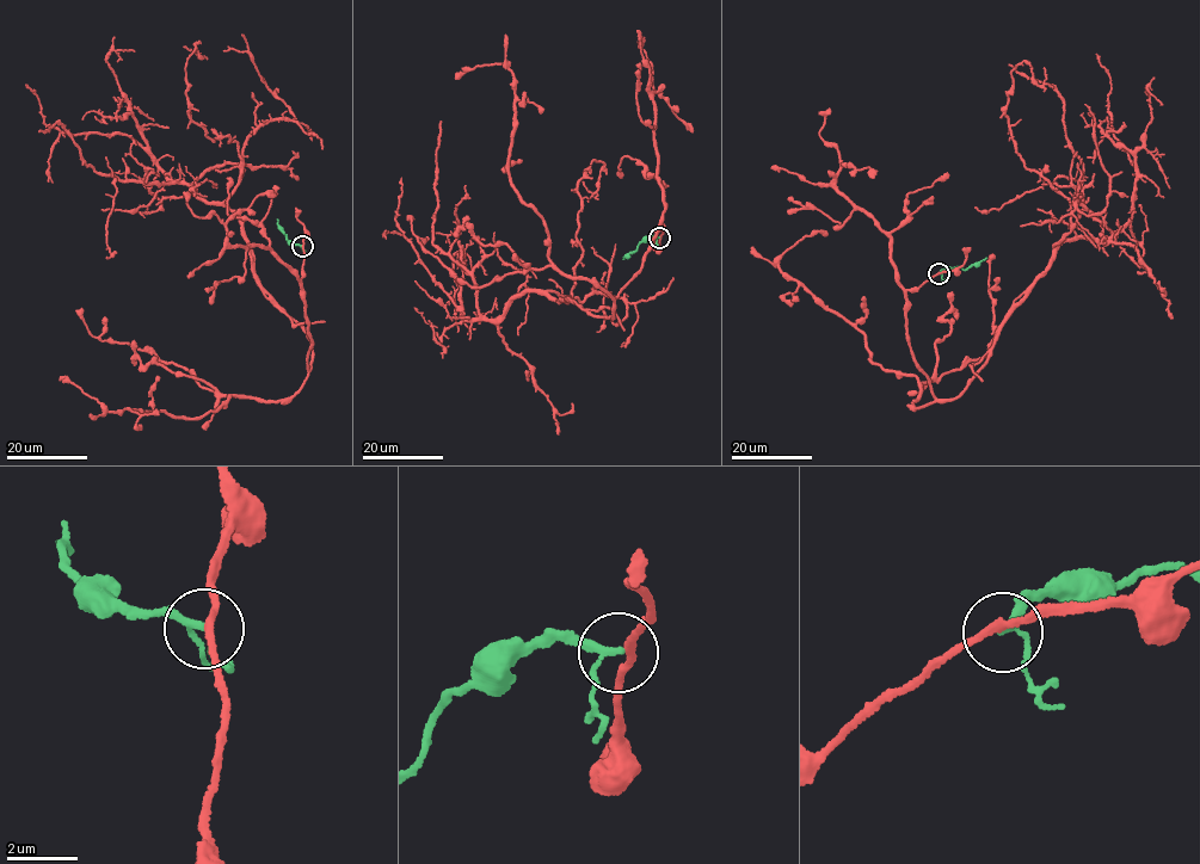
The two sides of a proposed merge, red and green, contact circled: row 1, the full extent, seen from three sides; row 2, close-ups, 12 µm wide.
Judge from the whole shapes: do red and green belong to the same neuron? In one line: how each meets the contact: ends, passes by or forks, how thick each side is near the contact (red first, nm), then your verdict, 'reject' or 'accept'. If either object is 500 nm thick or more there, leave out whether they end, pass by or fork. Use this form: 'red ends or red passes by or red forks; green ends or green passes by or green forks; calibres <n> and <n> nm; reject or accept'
red passes by; green passes by; calibres 190 and 170 nm; reject

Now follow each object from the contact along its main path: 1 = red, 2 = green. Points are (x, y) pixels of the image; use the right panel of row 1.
1: (939, 273), (905, 290), (906, 332), (947, 400), (1070, 230), (1004, 112), (1011, 71), (1039, 86), (1044, 67)
2: (939, 273), (942, 269), (967, 269), (986, 258)

